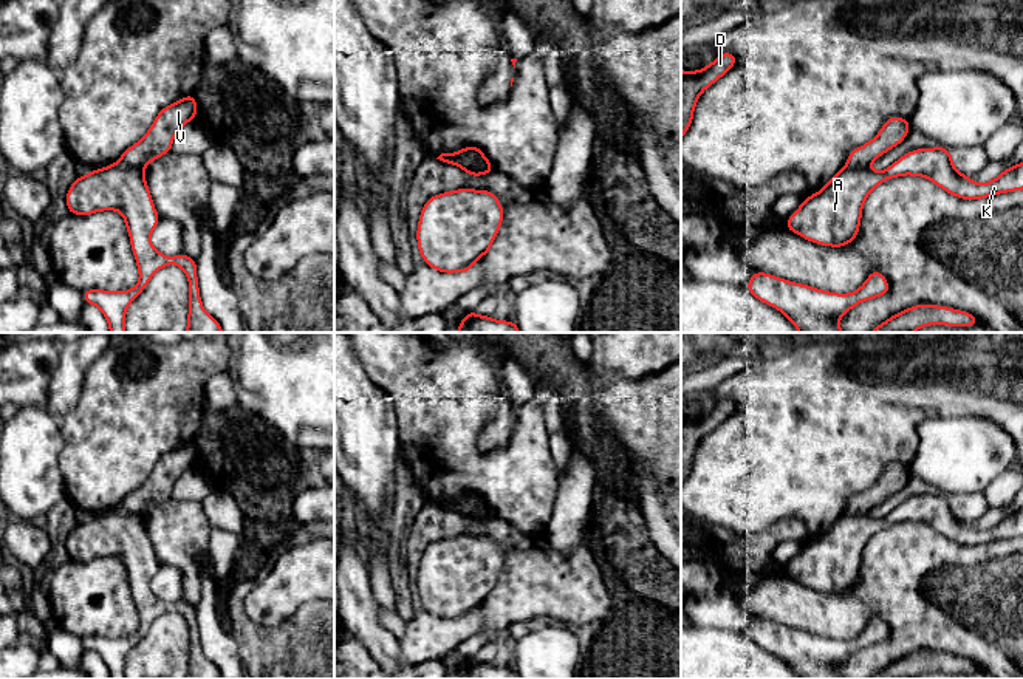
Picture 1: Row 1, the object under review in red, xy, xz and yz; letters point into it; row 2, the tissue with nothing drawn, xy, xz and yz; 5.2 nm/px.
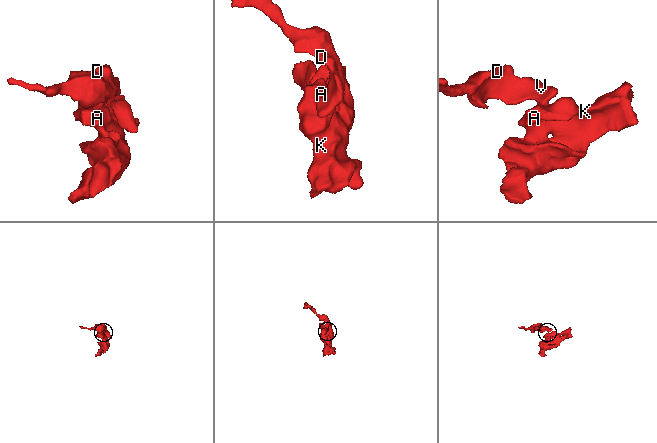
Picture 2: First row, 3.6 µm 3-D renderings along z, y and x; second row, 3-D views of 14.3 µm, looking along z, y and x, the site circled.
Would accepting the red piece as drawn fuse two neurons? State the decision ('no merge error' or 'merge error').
merge error

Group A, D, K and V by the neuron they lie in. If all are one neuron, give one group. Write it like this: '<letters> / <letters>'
A K / D V

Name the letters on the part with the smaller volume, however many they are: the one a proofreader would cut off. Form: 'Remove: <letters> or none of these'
Remove: D, V

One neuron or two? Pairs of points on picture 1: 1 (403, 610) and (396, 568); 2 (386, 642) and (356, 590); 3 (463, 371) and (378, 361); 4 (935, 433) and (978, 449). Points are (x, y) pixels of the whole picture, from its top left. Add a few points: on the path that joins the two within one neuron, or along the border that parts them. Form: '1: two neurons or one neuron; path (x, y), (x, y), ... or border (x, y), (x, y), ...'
1: one neuron; path (403, 599), (400, 579)
2: one neuron; path (373, 630), (358, 614), (356, 602)
3: one neuron; path (441, 371), (412, 370), (400, 361)
4: one neuron; path (946, 444), (951, 449), (968, 449)

